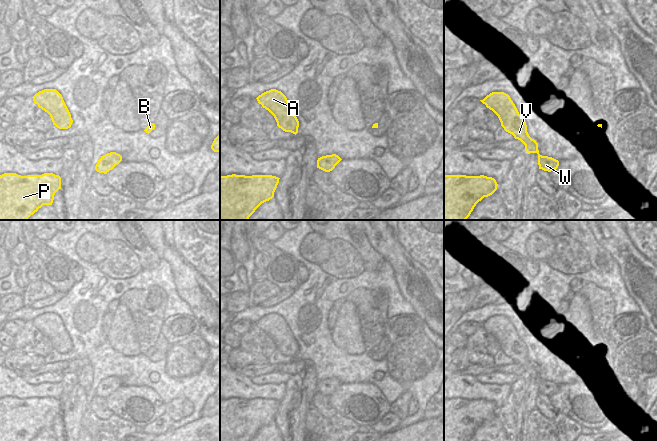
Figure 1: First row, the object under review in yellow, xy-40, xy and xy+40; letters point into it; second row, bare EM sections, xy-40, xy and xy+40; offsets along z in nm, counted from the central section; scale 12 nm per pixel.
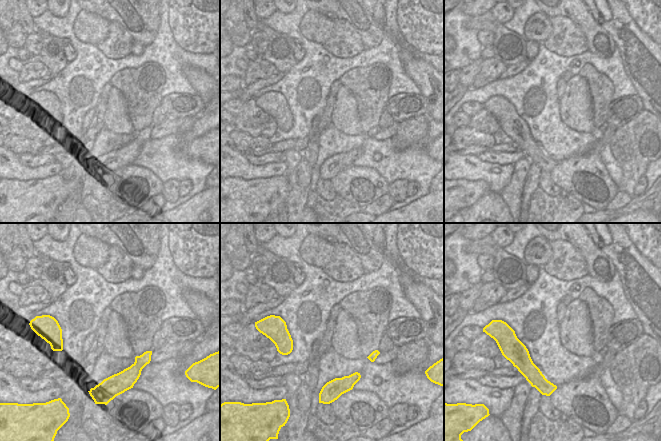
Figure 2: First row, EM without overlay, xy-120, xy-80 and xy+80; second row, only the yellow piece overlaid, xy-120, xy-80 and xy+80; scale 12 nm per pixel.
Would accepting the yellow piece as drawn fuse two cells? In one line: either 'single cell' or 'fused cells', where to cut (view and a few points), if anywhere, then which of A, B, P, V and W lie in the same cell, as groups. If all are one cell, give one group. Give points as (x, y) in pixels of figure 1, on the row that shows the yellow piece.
single cell; no cut; A B P V W

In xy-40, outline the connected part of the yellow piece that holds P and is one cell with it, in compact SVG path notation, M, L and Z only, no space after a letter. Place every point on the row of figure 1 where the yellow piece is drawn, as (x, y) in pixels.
M53 173L21 176L0 175L0 220L27 220L43 205L52 205L55 193L61 189L61 177Z

